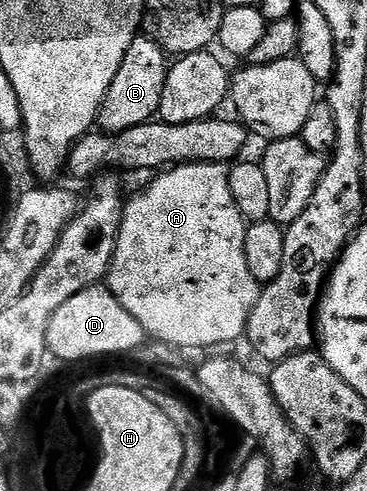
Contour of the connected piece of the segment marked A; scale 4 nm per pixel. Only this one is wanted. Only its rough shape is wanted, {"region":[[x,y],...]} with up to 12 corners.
{"region":[[228,167],[129,198],[106,286],[149,336],[237,341],[262,287]]}

